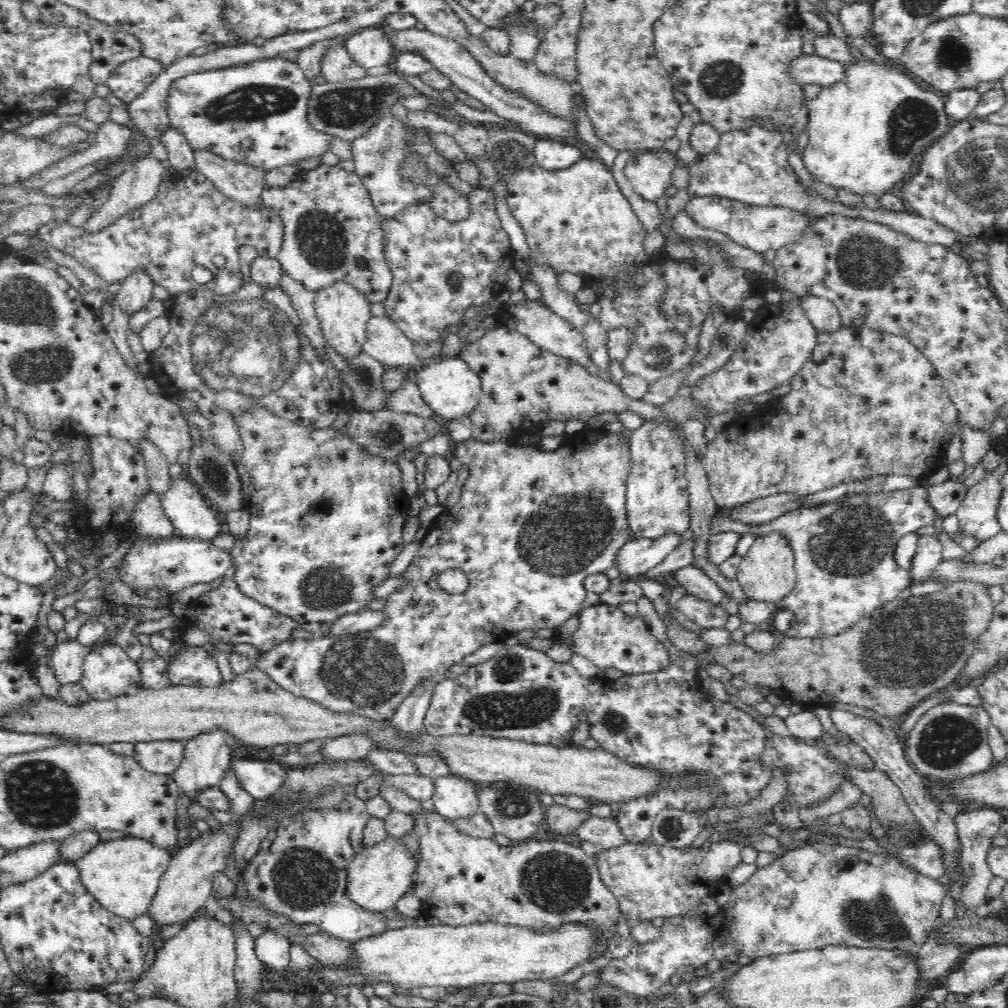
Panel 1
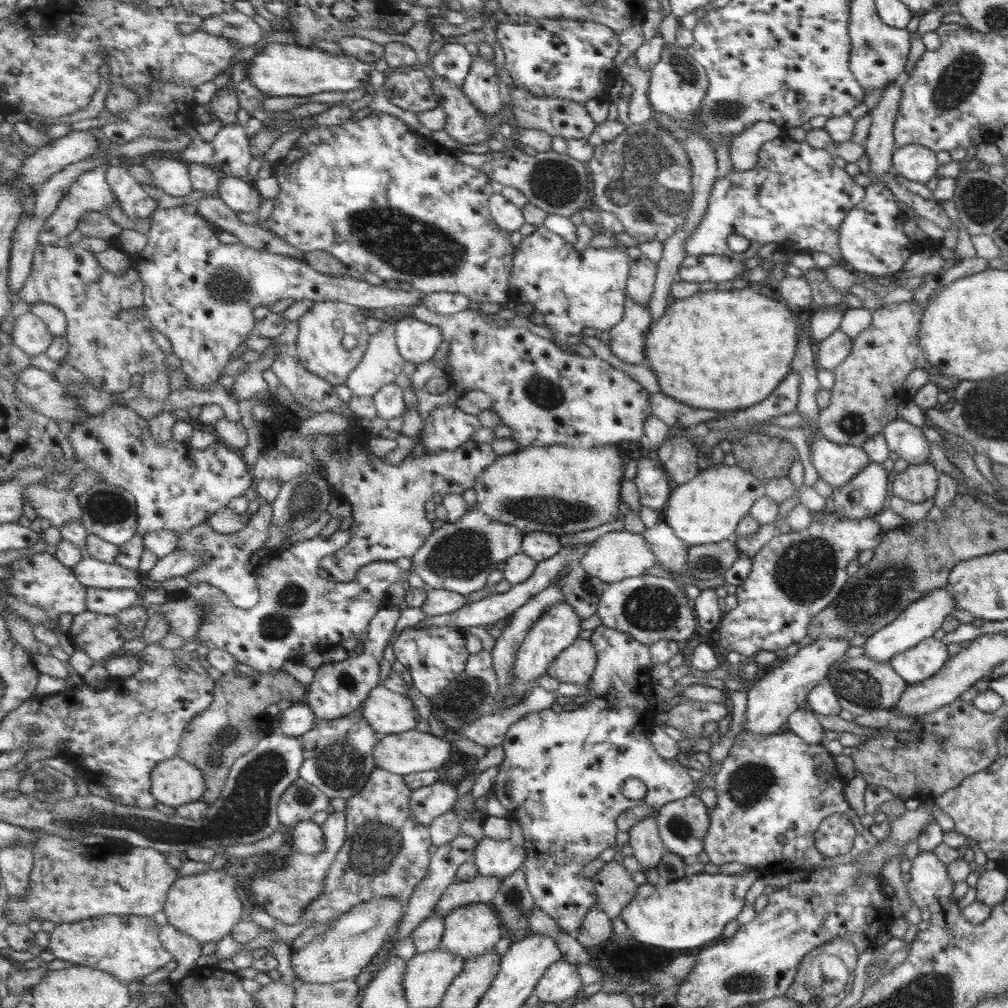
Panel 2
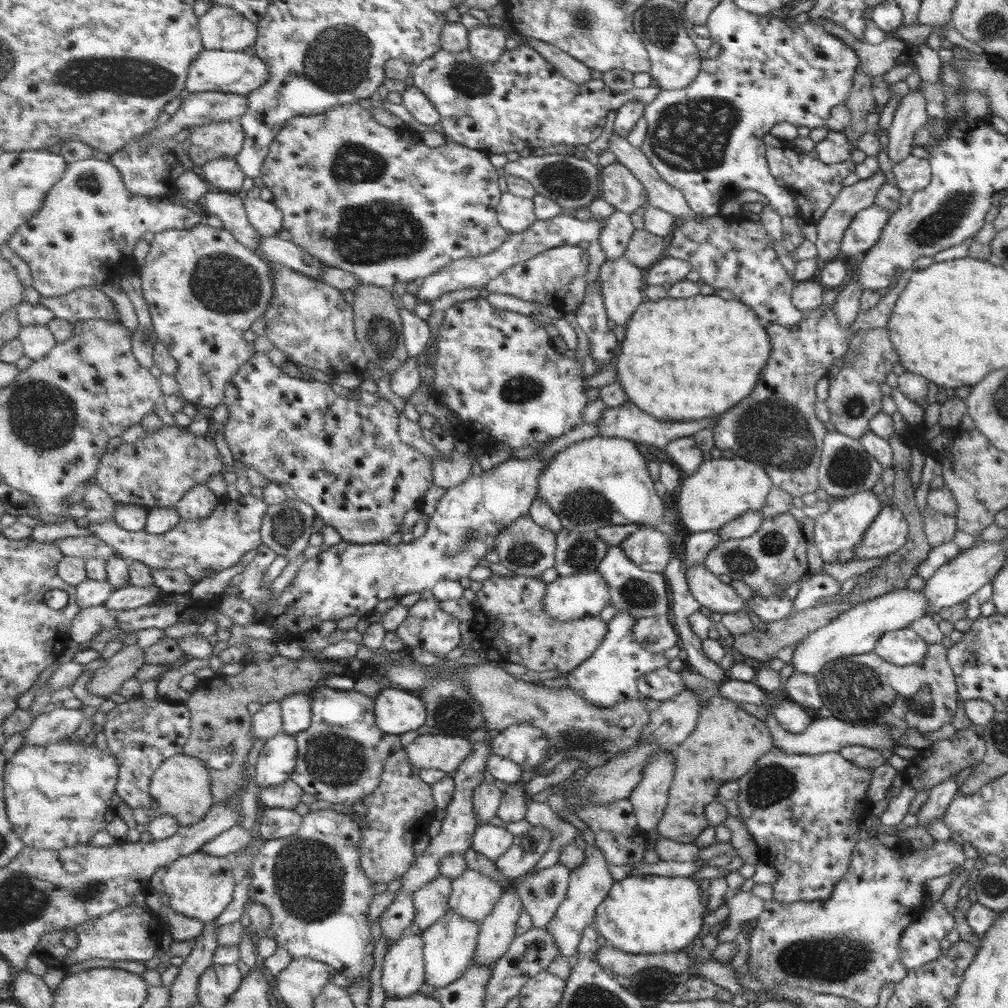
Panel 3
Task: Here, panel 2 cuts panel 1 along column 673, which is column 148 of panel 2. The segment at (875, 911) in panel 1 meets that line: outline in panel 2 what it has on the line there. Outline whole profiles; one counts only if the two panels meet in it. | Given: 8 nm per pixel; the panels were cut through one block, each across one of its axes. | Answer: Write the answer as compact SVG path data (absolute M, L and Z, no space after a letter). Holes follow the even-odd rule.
M101 915L74 923L59 923L45 949L55 958L110 973L122 984L141 983L169 962L177 962L160 940L160 928L151 916Z

